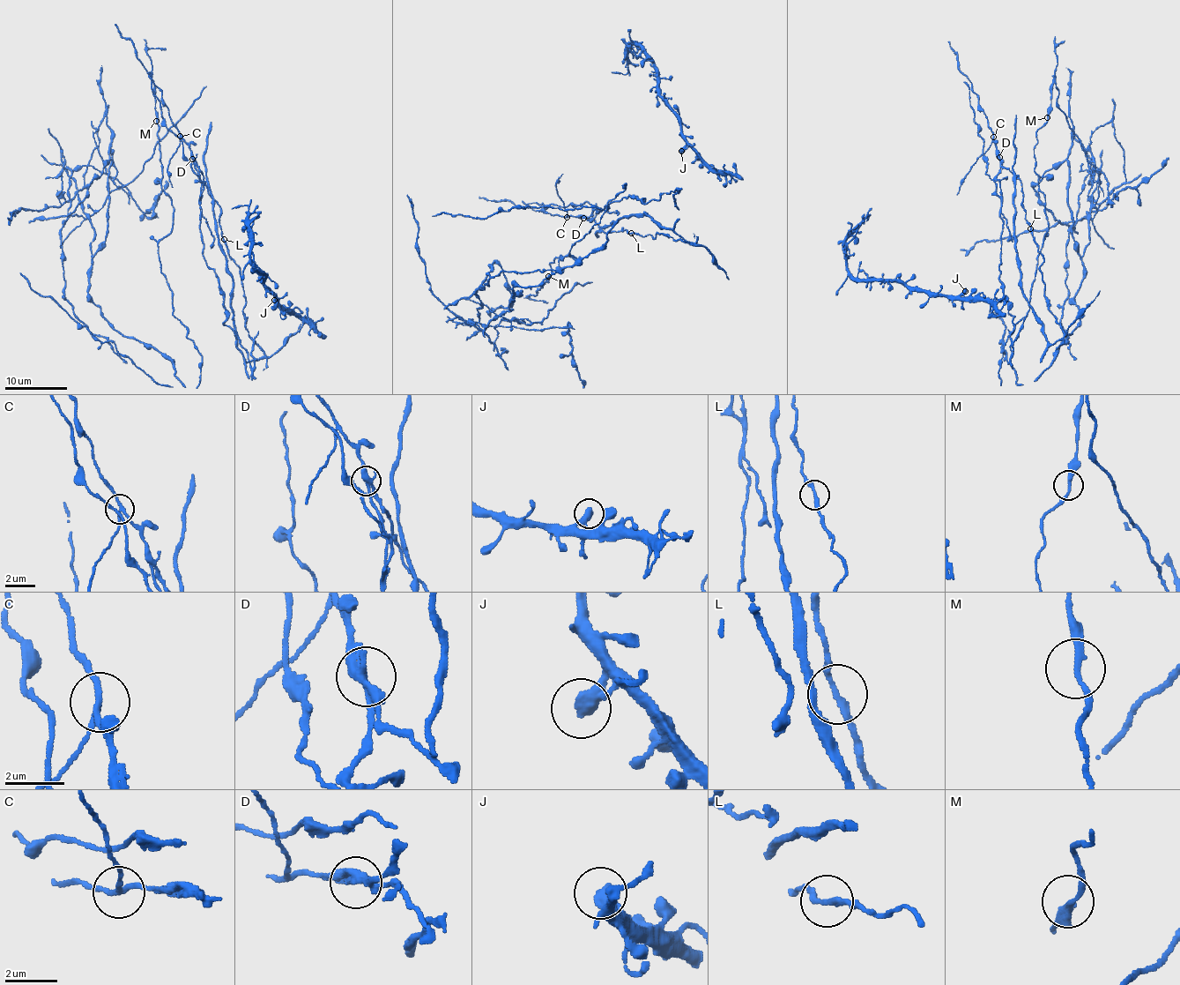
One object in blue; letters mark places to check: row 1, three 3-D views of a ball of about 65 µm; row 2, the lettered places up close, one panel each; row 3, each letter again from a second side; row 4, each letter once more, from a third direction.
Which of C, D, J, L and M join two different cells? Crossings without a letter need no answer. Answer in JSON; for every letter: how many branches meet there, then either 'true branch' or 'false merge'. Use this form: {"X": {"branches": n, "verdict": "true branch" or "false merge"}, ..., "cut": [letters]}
{"C": {"branches": 3, "verdict": "false merge"}, "D": {"branches": 2, "verdict": "false merge"}, "J": {"branches": 2, "verdict": "true branch"}, "L": {"branches": 2, "verdict": "true branch"}, "M": {"branches": 2, "verdict": "true branch"}, "cut": ["C", "D"]}

